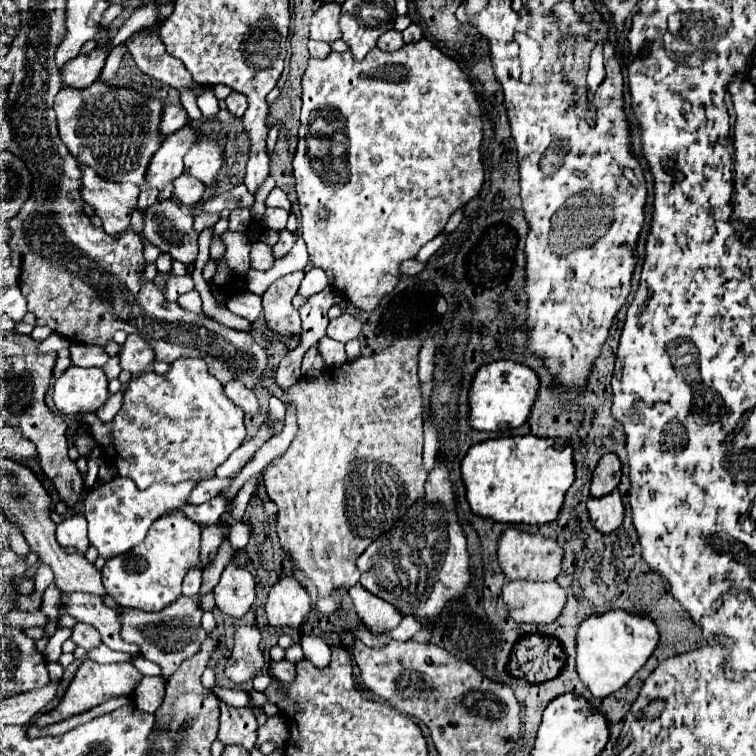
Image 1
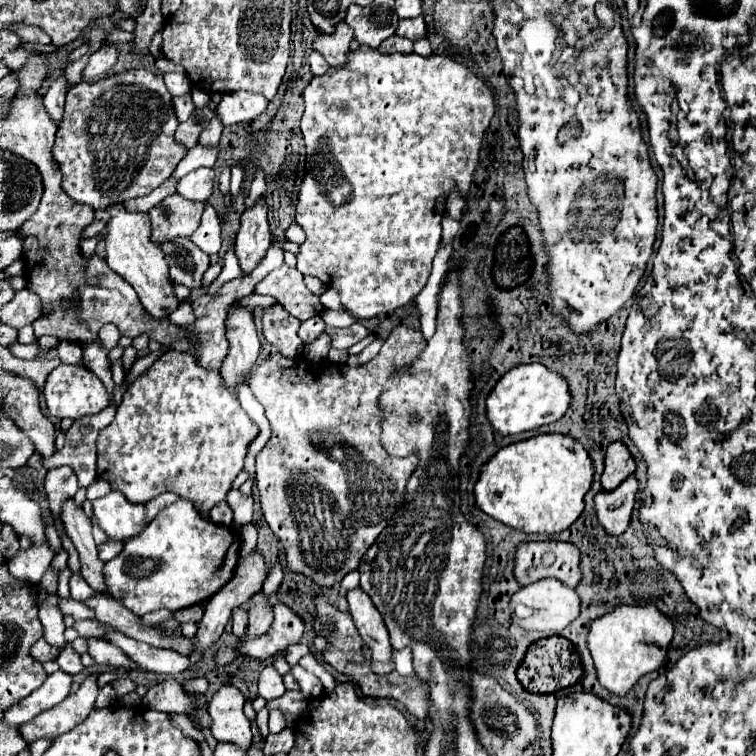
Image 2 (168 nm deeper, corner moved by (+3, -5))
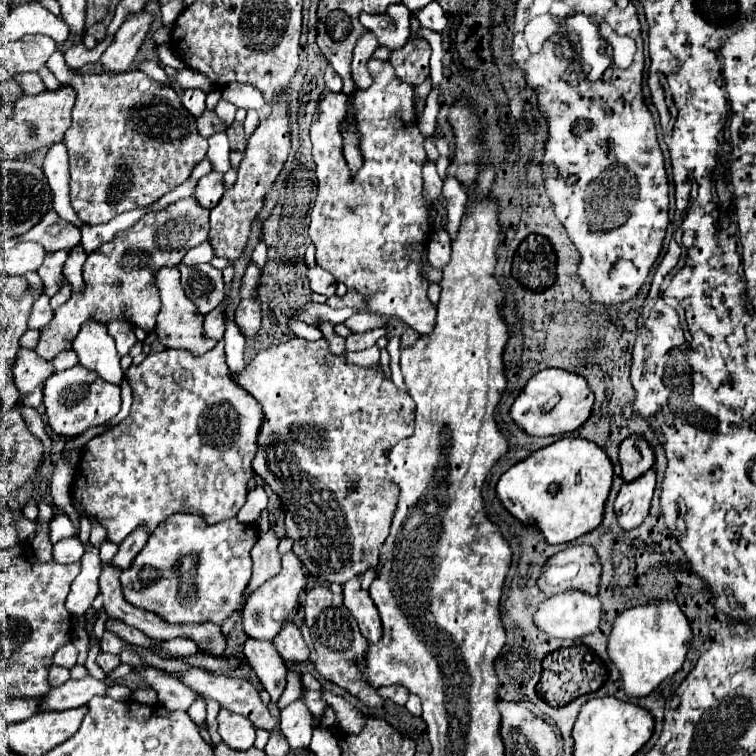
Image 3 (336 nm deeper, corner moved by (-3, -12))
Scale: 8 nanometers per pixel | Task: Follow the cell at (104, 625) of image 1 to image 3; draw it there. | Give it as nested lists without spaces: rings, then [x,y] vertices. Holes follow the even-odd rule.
[[[192,668],[192,670],[184,672],[182,682],[184,682],[188,688],[194,688],[194,692],[204,694],[204,696],[208,696],[208,698],[214,698],[224,710],[230,710],[230,712],[234,712],[234,714],[246,716],[246,718],[254,724],[254,728],[262,728],[262,730],[266,730],[268,734],[272,734],[272,732],[278,730],[278,720],[268,712],[266,704],[260,700],[258,690],[252,686],[252,682],[248,682],[248,680],[244,680],[244,678],[236,678],[236,676],[208,674],[208,672],[200,670],[200,668]]]

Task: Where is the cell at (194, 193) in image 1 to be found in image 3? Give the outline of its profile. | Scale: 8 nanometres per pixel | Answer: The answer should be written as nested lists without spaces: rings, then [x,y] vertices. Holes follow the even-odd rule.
[[[210,172],[204,178],[200,178],[198,188],[196,188],[196,198],[200,206],[204,208],[214,208],[224,194],[224,174],[220,172]]]

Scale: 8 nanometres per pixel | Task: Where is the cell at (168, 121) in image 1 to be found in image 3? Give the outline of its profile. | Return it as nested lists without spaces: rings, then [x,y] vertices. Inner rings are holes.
[[[186,90],[186,92],[182,94],[182,104],[184,104],[184,108],[186,108],[192,116],[196,116],[196,118],[206,110],[204,102],[206,102],[206,92],[202,92],[202,90]]]

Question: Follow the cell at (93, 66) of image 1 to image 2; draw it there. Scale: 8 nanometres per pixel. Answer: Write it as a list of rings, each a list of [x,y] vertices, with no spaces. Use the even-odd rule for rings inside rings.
[[[104,45],[100,47],[96,53],[90,55],[90,61],[86,65],[86,69],[82,71],[82,79],[84,81],[96,81],[102,75],[106,75],[110,71],[110,67],[116,63],[118,57],[118,49],[116,45]]]

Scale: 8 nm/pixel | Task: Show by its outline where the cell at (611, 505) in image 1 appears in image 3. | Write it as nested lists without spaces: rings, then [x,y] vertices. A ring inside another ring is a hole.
[[[648,470],[638,480],[624,482],[622,490],[616,498],[616,514],[618,522],[624,530],[638,528],[648,516],[652,494],[656,488],[656,470]]]

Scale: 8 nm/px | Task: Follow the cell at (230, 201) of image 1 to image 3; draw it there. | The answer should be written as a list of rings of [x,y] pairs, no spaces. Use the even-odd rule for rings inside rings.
[[[194,196],[182,198],[158,212],[146,214],[134,226],[114,236],[114,240],[102,244],[98,252],[88,254],[88,260],[82,268],[84,290],[74,292],[70,300],[58,308],[54,318],[40,330],[40,340],[36,346],[40,358],[50,362],[60,352],[72,350],[74,336],[90,318],[108,325],[111,321],[128,317],[134,326],[152,332],[160,312],[158,286],[154,286],[158,268],[172,268],[180,264],[190,248],[208,238],[208,216],[210,210],[202,208]]]

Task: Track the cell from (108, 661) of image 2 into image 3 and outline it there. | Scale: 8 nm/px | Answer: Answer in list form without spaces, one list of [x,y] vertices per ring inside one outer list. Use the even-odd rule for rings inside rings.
[[[134,668],[134,672],[140,672],[144,676],[144,680],[158,692],[158,702],[168,710],[188,710],[198,698],[192,688],[186,688],[186,684],[170,678],[158,668]]]

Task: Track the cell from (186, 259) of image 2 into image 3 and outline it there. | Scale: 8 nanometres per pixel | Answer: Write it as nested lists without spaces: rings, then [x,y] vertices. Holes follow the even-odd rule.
[[[178,264],[178,268],[182,272],[182,288],[186,296],[196,304],[200,314],[208,314],[220,306],[226,296],[222,270],[216,270],[210,264],[200,264],[196,268]]]

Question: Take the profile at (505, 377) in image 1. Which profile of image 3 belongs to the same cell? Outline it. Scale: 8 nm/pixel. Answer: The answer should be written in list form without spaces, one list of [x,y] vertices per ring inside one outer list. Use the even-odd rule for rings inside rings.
[[[548,368],[548,370],[540,370],[528,380],[526,388],[520,392],[516,402],[512,404],[510,416],[530,436],[564,436],[578,430],[590,418],[592,406],[594,406],[594,392],[590,390],[588,382],[582,376],[574,372],[558,370],[558,368]],[[556,394],[562,396],[560,402],[552,408],[550,414],[542,414],[540,406]]]

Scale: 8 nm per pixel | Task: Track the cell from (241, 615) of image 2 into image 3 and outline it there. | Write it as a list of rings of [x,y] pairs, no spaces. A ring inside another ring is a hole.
[[[248,638],[244,646],[244,656],[252,670],[256,672],[258,680],[262,682],[264,690],[270,694],[270,700],[277,705],[280,694],[286,688],[288,668],[286,662],[280,658],[278,650],[274,648],[272,640],[254,640]]]

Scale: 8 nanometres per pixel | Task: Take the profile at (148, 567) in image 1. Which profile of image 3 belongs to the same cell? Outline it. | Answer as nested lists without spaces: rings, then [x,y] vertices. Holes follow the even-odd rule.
[[[184,514],[166,518],[160,528],[152,532],[142,552],[134,558],[130,568],[122,572],[122,592],[124,598],[142,610],[158,614],[162,620],[172,624],[202,624],[212,622],[222,626],[234,612],[244,608],[246,584],[252,576],[252,556],[250,550],[258,540],[258,532],[252,524],[244,524],[236,518],[222,520],[214,526],[206,524],[200,516]]]

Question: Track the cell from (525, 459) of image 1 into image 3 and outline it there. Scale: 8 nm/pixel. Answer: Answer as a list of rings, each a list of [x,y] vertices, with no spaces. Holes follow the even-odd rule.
[[[562,438],[530,454],[524,462],[518,462],[508,472],[504,472],[500,482],[496,484],[496,494],[504,508],[520,522],[528,524],[530,520],[536,520],[538,528],[550,544],[568,544],[600,526],[604,518],[604,504],[612,488],[612,478],[614,466],[606,452],[598,448],[598,444],[590,444],[584,438]]]

